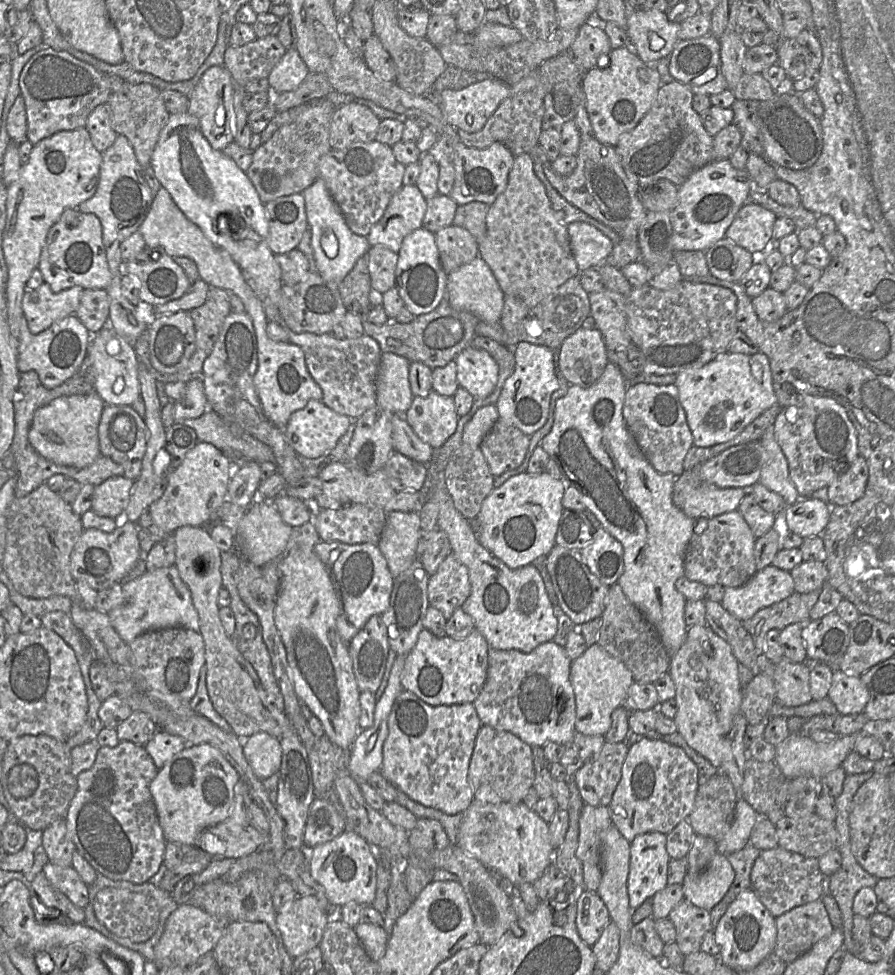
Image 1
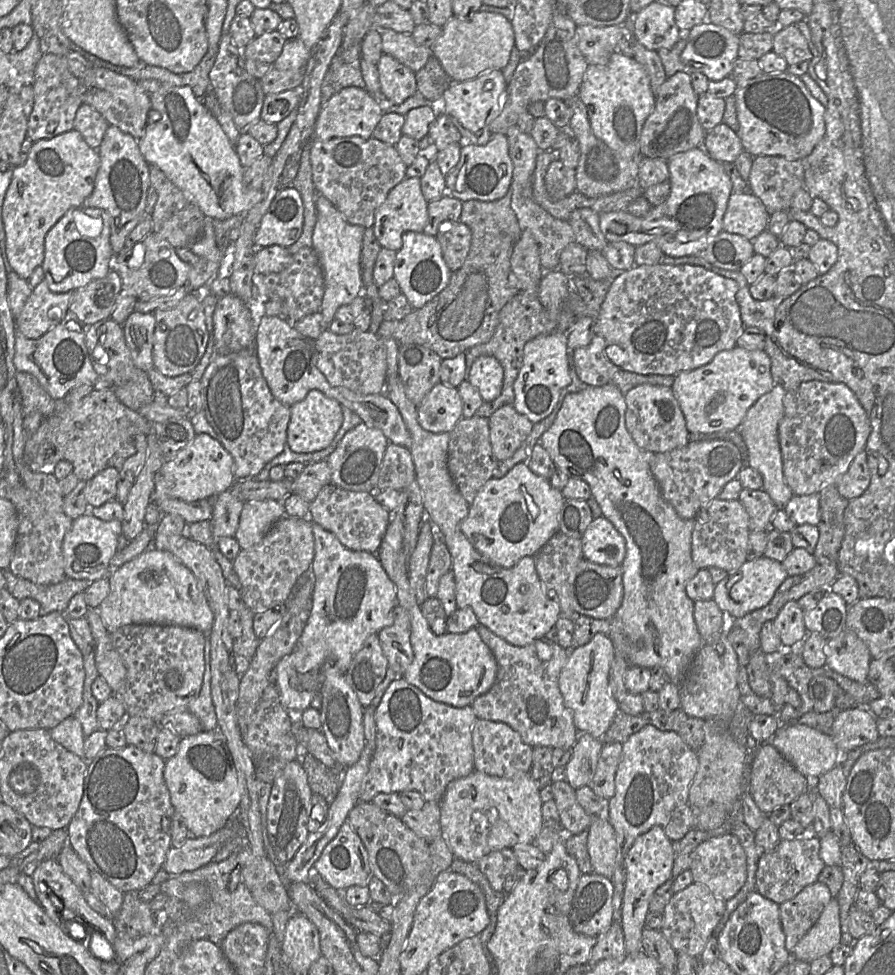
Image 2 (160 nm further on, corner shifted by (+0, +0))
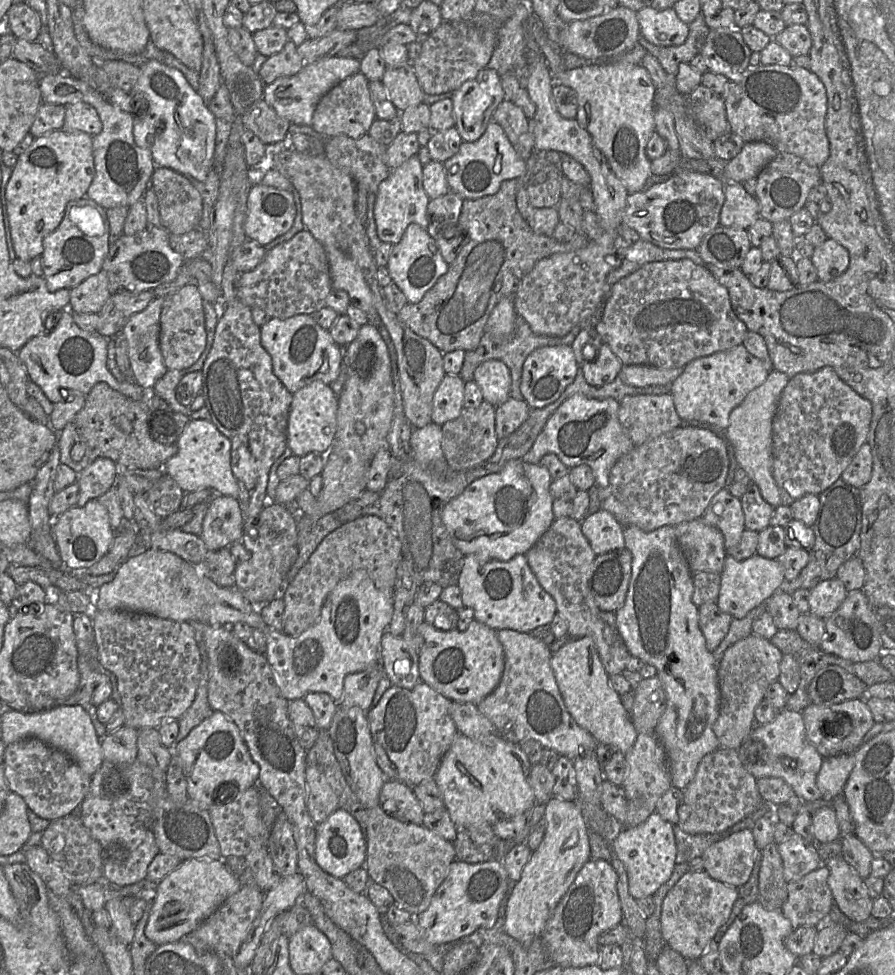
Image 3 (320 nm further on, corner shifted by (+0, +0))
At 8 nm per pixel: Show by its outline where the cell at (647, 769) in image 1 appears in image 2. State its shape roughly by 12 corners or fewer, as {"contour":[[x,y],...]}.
{"contour":[[646,725],[623,743],[607,819],[622,866],[621,921],[625,856],[688,803],[697,752]]}

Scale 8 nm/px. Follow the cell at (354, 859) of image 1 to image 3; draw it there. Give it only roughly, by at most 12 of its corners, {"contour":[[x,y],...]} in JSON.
{"contour":[[337,809],[317,824],[315,861],[343,879],[364,866],[358,821]]}

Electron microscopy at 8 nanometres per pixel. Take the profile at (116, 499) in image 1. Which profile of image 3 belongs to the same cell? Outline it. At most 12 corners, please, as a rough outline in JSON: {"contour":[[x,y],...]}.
{"contour":[[99,457],[78,473],[77,505],[114,487],[119,466]]}

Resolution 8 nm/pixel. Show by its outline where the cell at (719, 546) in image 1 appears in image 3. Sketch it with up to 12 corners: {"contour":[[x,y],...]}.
{"contour":[[727,488],[699,519],[722,533],[725,550],[746,529],[741,500]]}

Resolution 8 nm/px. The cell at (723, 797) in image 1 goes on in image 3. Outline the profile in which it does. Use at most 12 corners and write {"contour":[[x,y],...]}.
{"contour":[[753,633],[717,667],[713,732],[737,750],[780,675],[781,651]]}

